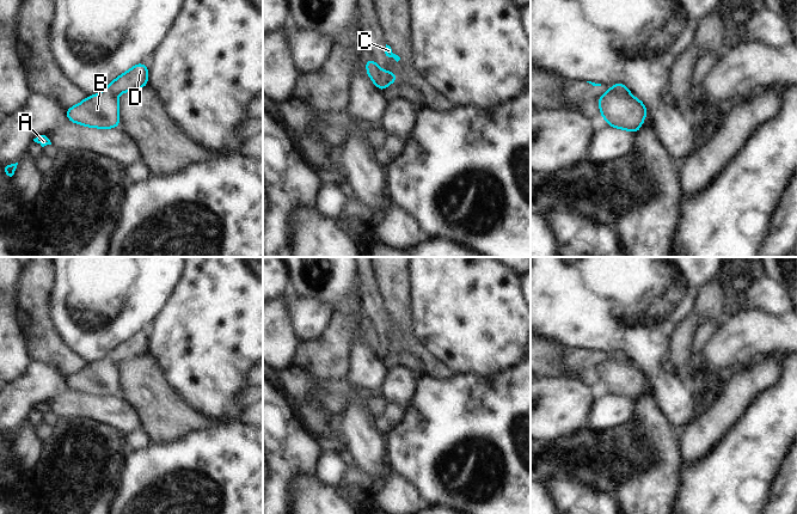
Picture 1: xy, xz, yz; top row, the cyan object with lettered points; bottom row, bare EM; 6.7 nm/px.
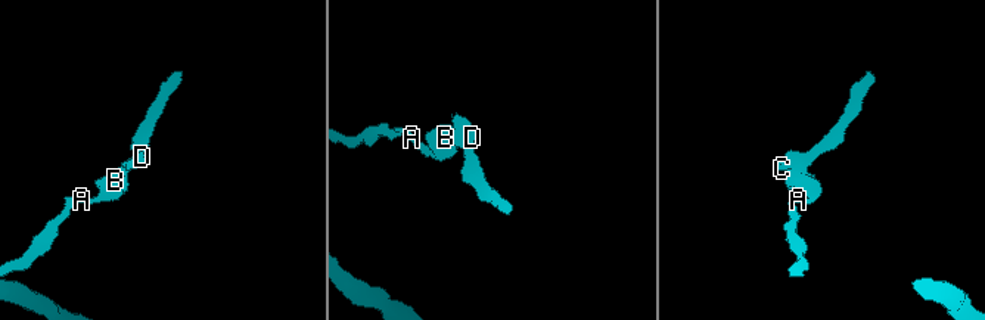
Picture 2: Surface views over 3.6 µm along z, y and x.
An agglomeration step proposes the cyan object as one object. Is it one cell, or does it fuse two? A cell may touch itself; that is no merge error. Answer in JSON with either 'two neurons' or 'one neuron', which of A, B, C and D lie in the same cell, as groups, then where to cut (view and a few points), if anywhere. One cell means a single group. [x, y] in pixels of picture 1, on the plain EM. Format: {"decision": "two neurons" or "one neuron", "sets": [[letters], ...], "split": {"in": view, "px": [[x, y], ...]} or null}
{"decision": "two neurons", "sets": [["A", "B"], ["C", "D"]], "split": {"in": "yz", "px": [[611, 355], [624, 362], [630, 362]]}}

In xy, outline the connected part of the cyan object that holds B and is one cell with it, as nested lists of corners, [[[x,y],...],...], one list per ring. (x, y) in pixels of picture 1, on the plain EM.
[[[108,356],[68,375],[66,383],[70,390],[99,397],[116,397],[121,388],[118,367]]]

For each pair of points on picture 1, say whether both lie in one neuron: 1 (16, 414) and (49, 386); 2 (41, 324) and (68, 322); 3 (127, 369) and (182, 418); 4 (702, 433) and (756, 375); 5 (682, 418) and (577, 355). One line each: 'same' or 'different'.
1: same
2: different
3: same
4: same
5: different

